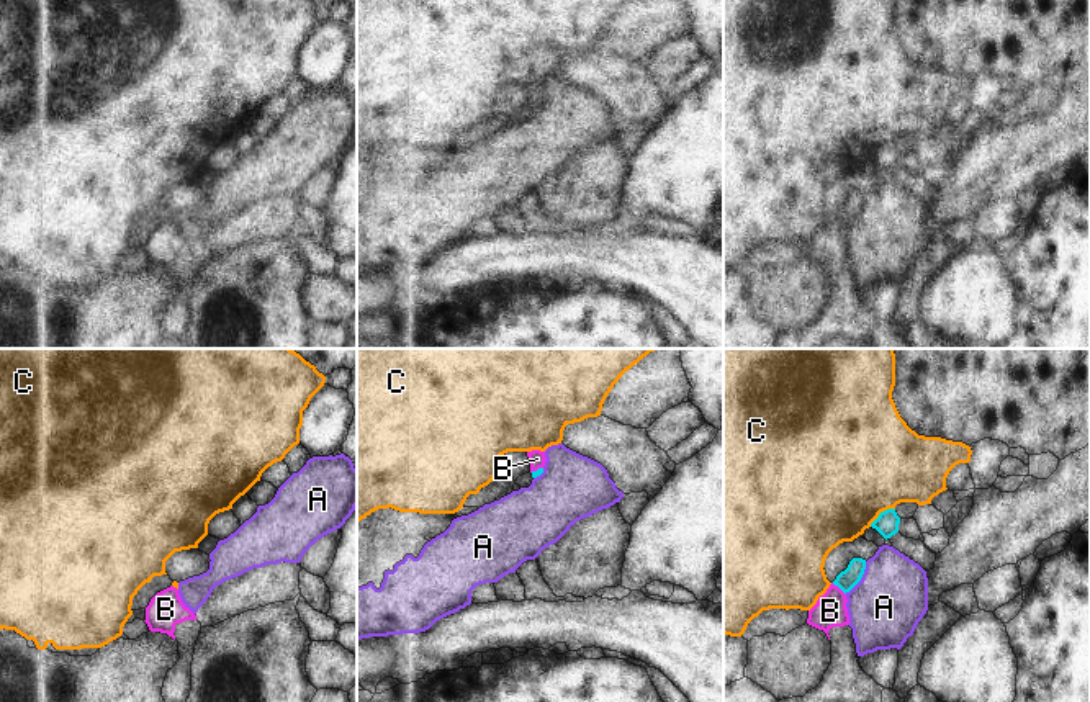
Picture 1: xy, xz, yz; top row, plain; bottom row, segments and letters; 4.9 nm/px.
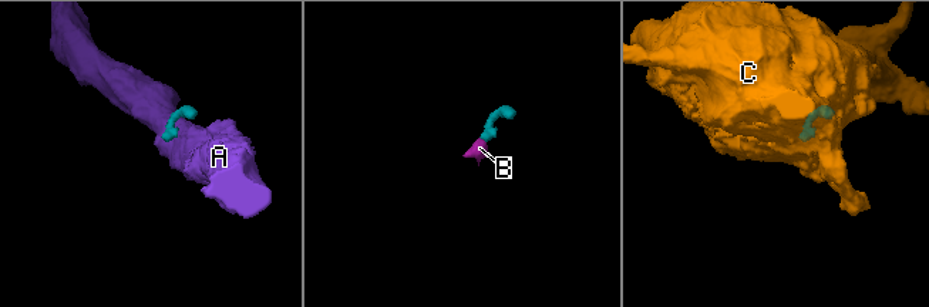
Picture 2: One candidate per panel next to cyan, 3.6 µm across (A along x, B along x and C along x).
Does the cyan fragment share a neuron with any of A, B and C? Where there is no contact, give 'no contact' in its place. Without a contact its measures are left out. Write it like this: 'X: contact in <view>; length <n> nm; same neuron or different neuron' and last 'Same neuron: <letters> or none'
A: contact in yz; length 190 nm; different neuron
B: contact in yz; length 90 nm; same neuron
C: contact in yz; length 160 nm; different neuron
Same neuron: B

